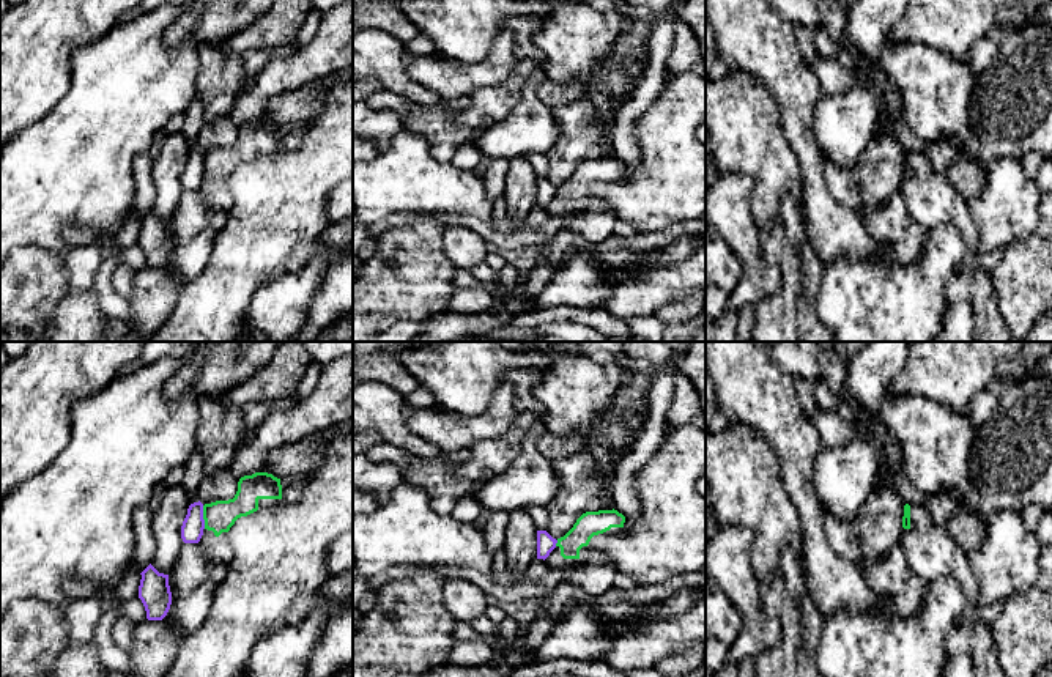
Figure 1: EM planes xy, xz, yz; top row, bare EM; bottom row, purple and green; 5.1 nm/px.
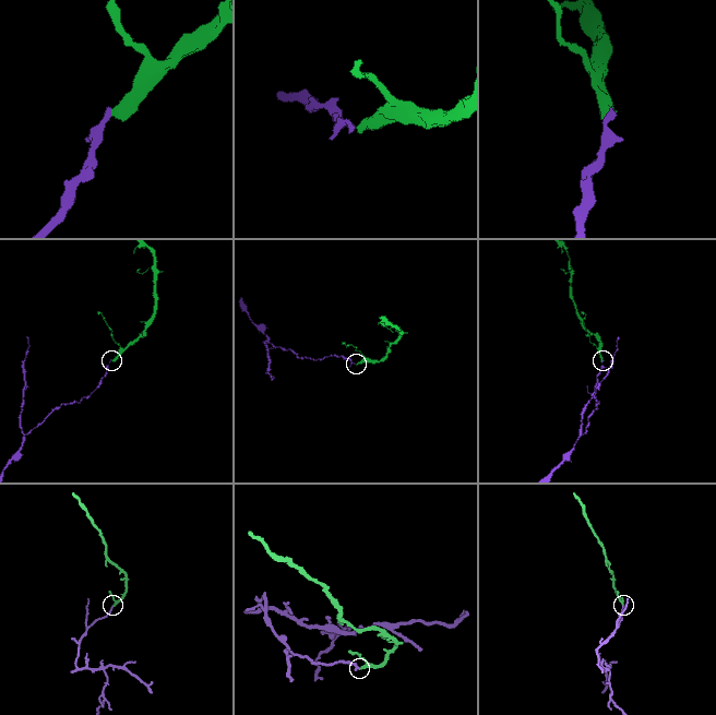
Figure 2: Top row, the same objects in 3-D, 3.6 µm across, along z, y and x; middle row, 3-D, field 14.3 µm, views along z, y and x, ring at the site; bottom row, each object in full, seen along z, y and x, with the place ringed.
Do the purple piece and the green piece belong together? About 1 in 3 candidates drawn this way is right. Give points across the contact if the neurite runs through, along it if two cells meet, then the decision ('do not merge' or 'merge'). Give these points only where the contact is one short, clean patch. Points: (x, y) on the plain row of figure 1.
border along xy (202, 153), (205, 175); do not merge

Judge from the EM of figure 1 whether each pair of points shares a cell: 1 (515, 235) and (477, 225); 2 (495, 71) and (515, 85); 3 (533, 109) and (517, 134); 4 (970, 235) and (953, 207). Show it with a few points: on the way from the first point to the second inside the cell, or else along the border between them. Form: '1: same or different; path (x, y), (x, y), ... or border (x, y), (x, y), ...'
1: same; path (506, 235), (487, 230)
2: different; border (520, 57), (503, 81), (477, 87), (471, 93)
3: same; path (533, 115), (523, 128)
4: same; path (967, 229), (955, 213)

